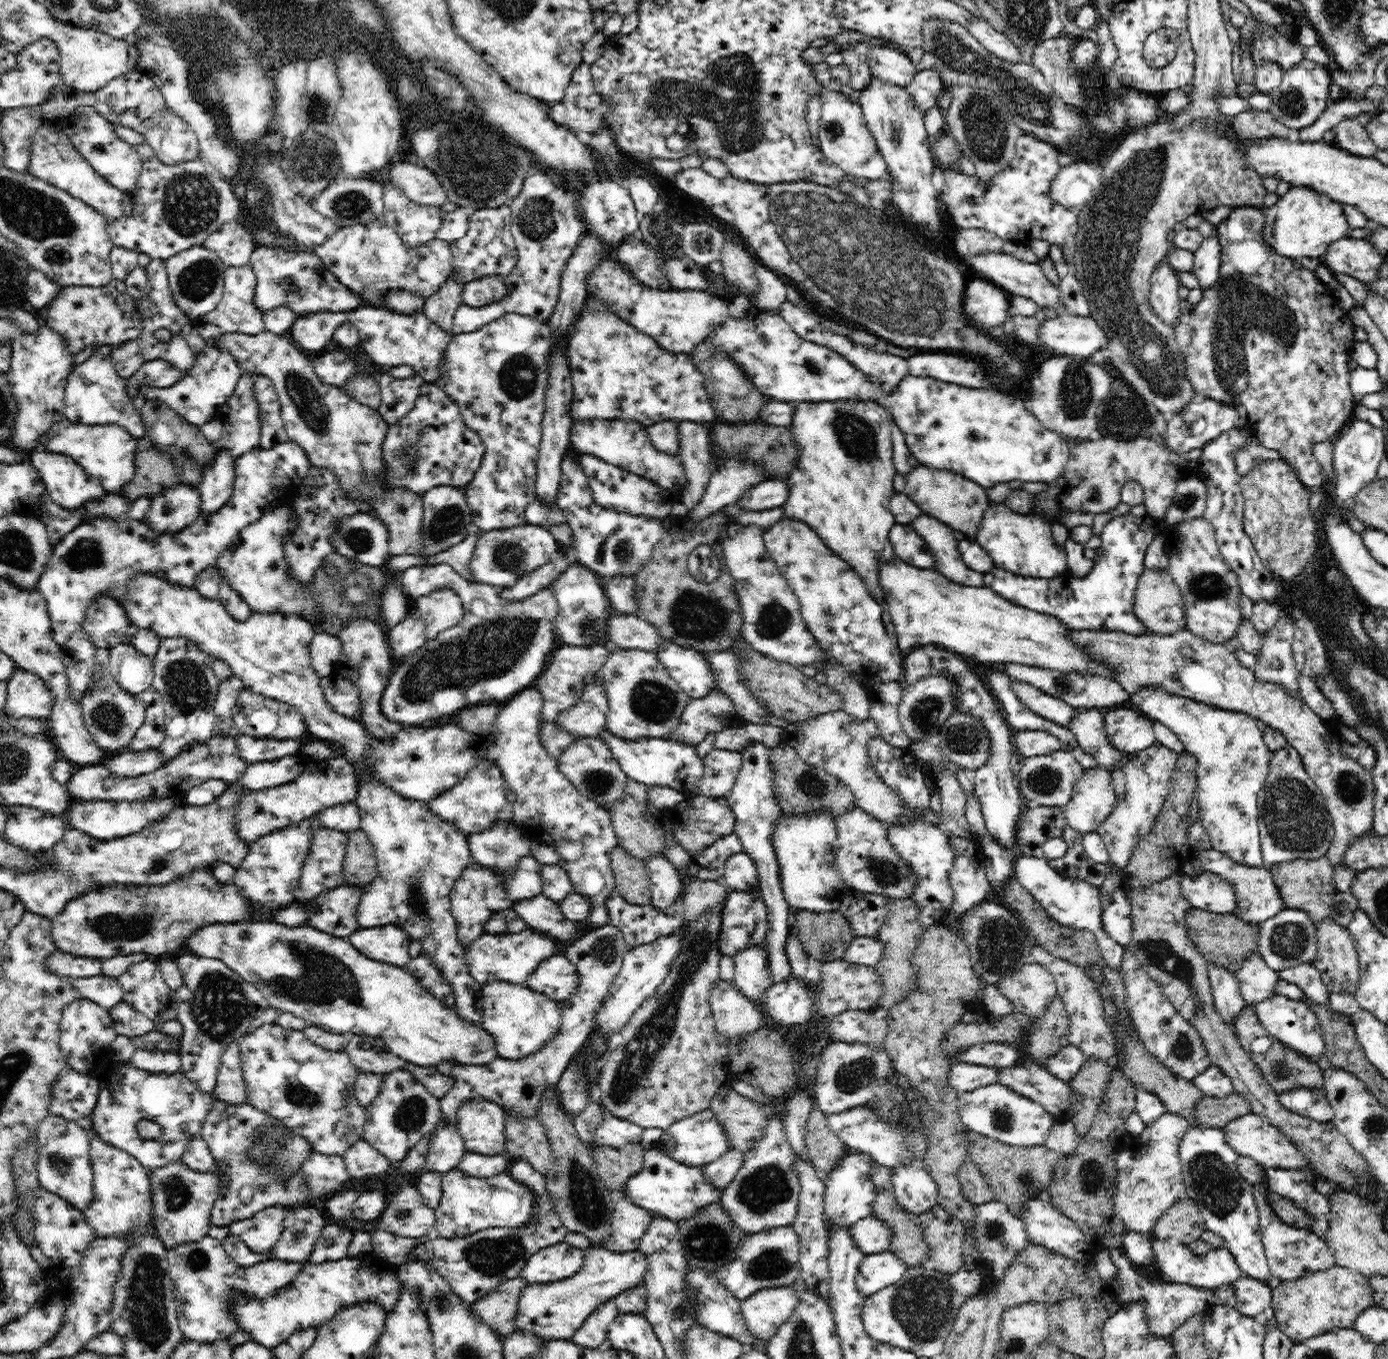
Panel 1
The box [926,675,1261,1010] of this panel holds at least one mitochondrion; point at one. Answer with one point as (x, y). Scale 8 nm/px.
(999, 942)

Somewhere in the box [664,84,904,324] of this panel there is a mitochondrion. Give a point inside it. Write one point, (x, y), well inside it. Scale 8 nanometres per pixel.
(739, 131)

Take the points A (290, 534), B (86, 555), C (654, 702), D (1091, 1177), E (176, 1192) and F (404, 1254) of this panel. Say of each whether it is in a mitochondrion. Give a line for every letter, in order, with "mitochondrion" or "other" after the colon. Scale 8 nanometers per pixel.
A: other
B: mitochondrion
C: mitochondrion
D: mitochondrion
E: mitochondrion
F: other

